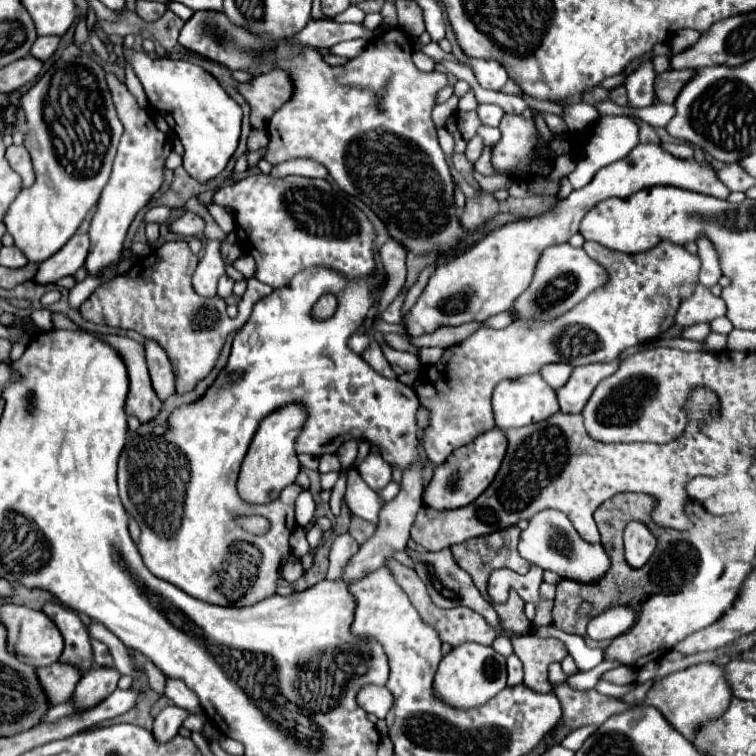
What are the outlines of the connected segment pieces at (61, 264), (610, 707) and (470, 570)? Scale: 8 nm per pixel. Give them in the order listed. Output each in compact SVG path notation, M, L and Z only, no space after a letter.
M76 233L58 253L40 263L38 273L34 277L36 285L50 285L66 275L74 275L86 261L90 249L88 235Z
M568 683L554 687L556 697L562 703L562 719L551 731L553 745L560 745L562 739L584 725L602 725L610 715L626 711L628 705L620 699L598 693L596 689L576 691Z
M514 525L514 527L502 529L502 531L490 533L486 537L474 537L470 541L464 541L462 545L452 547L454 561L458 565L462 565L462 569L472 577L472 581L478 587L478 591L482 593L482 597L490 603L492 603L492 599L488 595L488 577L494 569L504 569L506 567L506 569L512 569L520 575L528 573L528 569L530 569L530 563L526 559L522 559L520 553L518 553L518 539L520 539L520 529L518 529L518 525Z

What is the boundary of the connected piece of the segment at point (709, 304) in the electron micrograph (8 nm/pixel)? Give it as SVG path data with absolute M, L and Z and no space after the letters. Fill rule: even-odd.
M698 285L698 289L694 291L694 297L690 297L688 303L682 303L676 323L690 327L694 323L708 323L724 315L726 315L726 305L722 297L714 297L706 287Z

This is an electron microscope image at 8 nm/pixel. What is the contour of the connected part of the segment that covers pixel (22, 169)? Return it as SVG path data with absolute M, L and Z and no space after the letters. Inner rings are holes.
M10 145L6 157L12 169L22 175L22 187L30 187L34 183L34 171L30 163L30 153L24 149L24 145Z

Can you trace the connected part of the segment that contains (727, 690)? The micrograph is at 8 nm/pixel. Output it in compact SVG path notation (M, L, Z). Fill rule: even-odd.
M698 663L692 667L686 667L682 671L676 671L662 681L654 685L654 689L648 691L644 705L658 707L664 717L686 737L694 739L694 729L708 717L720 717L732 699L732 687L726 679L726 671L722 665L716 663Z

